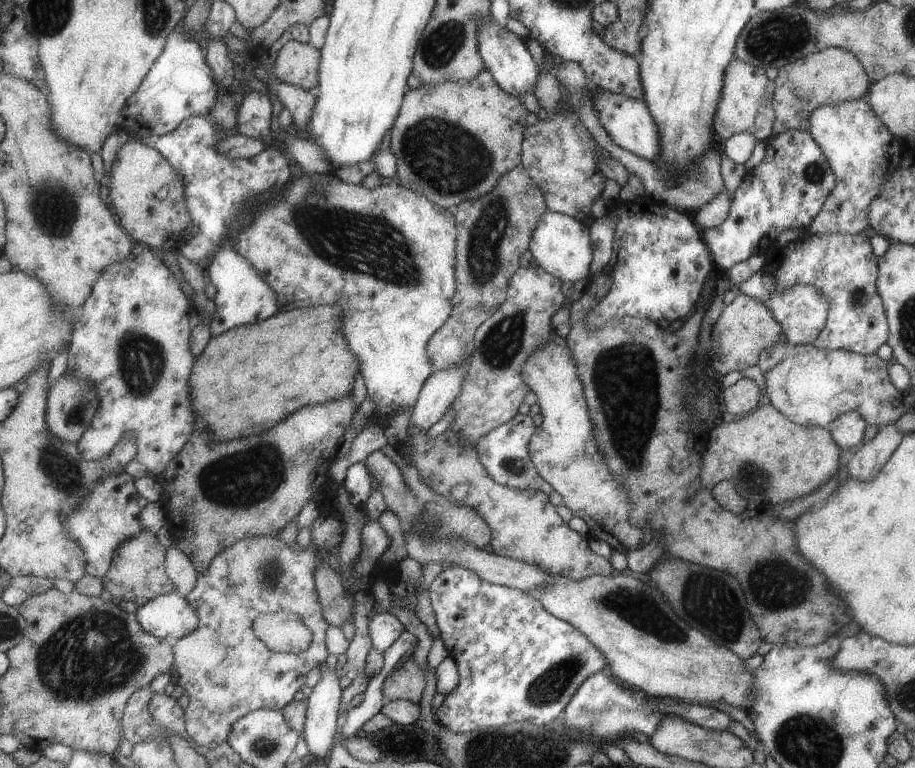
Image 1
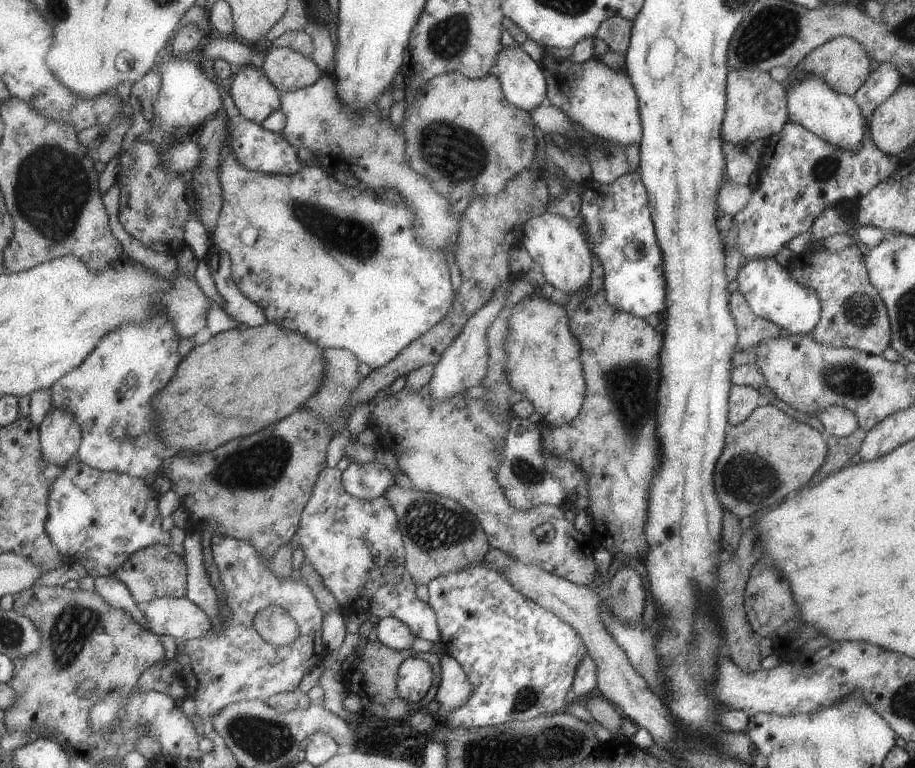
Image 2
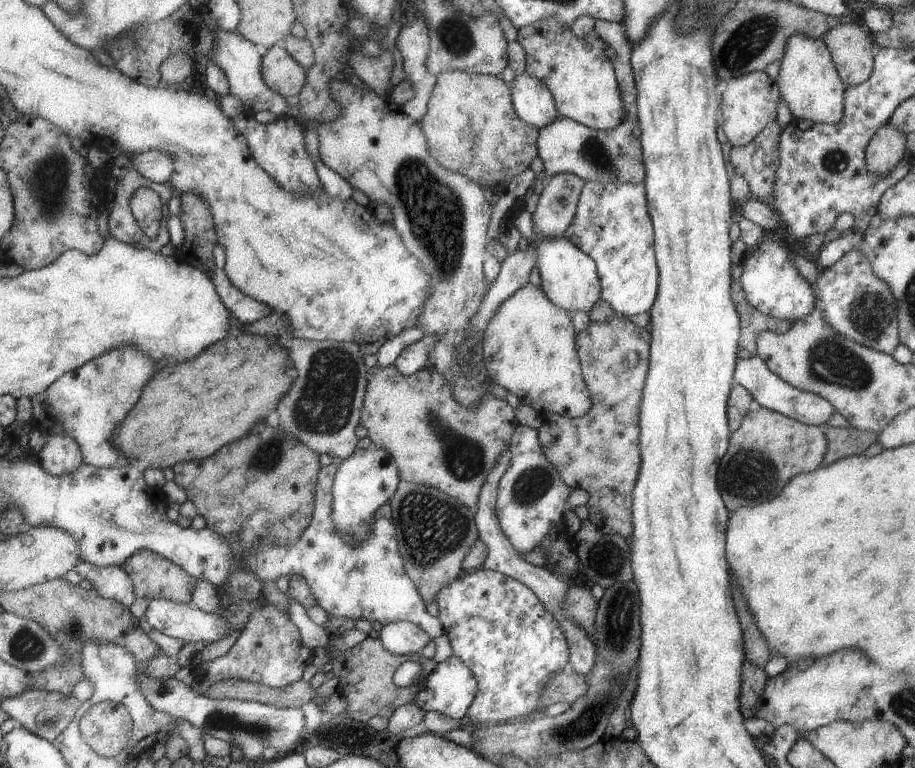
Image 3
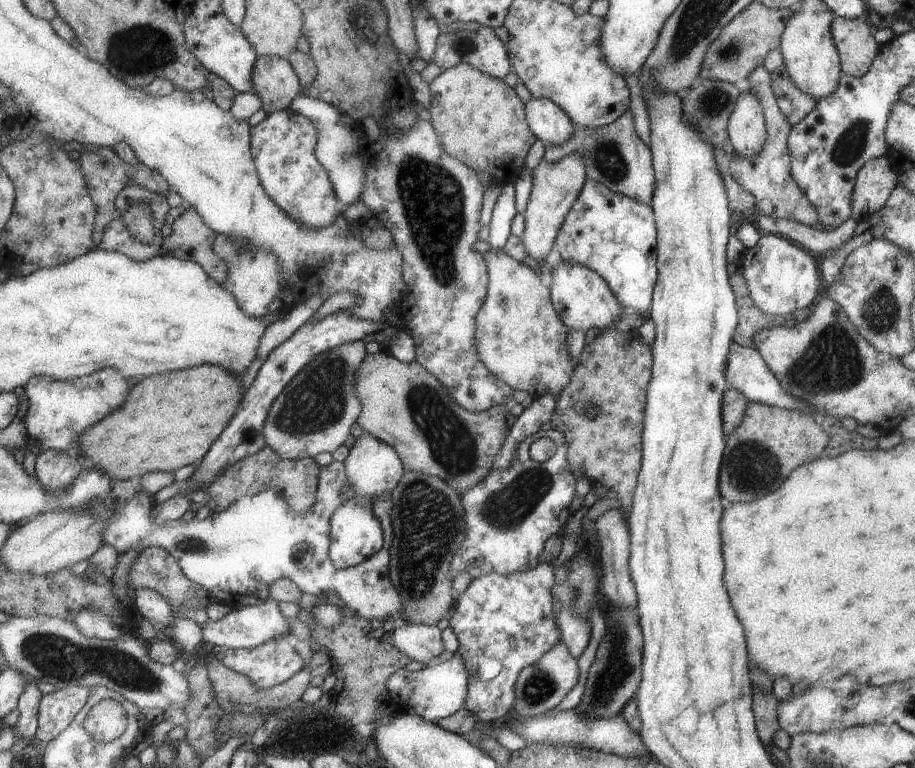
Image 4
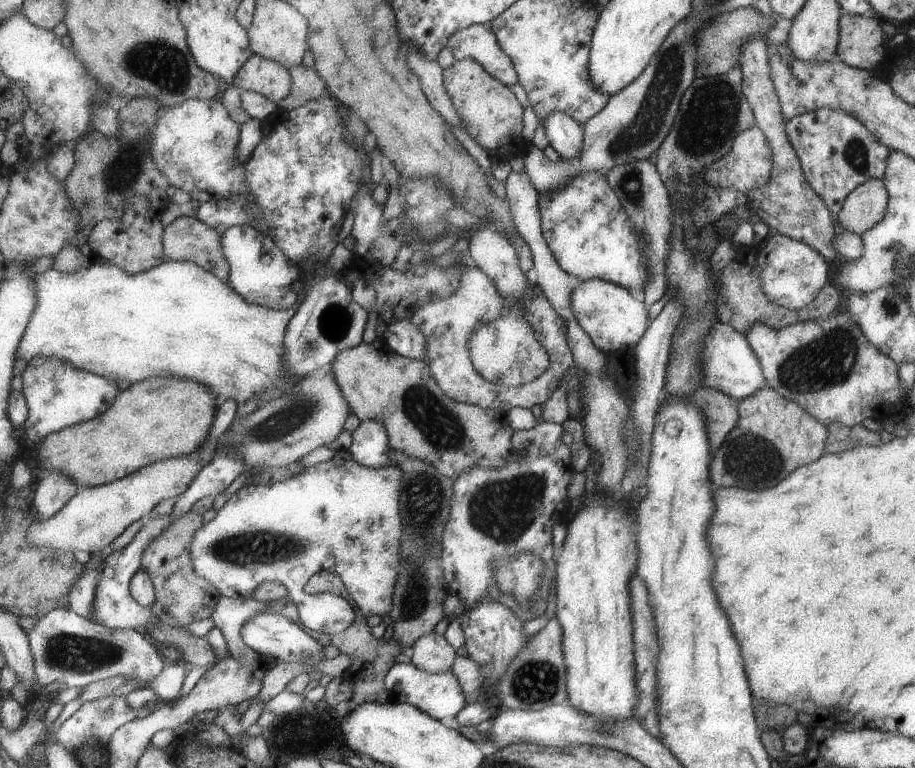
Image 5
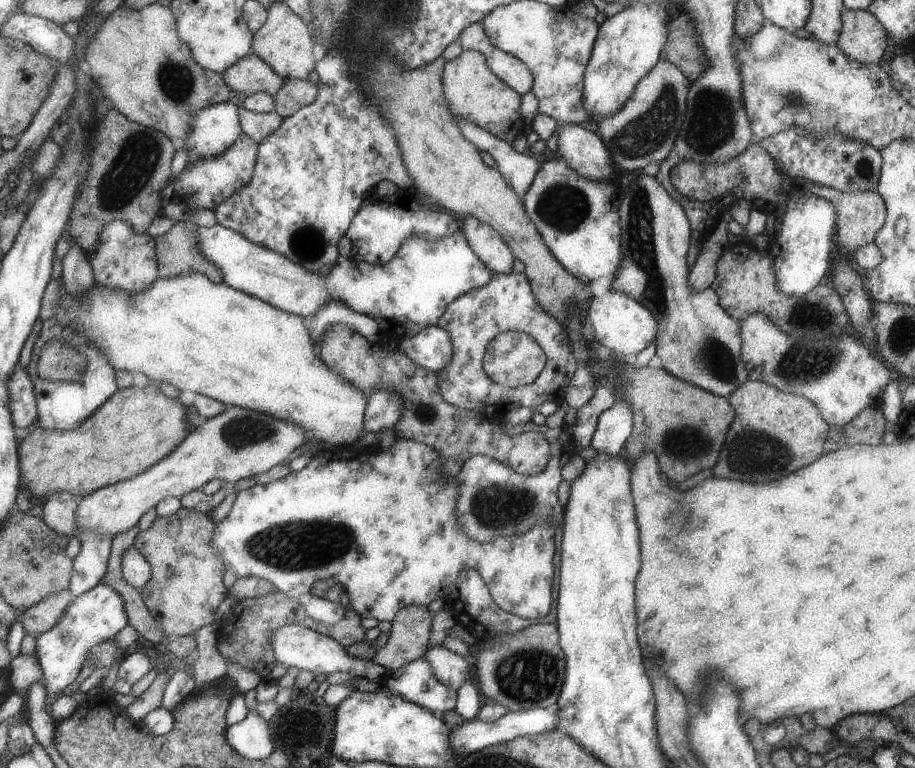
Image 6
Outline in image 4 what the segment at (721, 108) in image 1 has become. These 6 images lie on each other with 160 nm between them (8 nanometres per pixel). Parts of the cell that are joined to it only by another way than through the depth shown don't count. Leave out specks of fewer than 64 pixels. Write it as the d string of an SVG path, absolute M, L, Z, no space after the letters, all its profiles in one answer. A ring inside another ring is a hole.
M748 90L736 98L732 114L728 116L728 137L737 157L756 157L767 139L763 106L759 97Z

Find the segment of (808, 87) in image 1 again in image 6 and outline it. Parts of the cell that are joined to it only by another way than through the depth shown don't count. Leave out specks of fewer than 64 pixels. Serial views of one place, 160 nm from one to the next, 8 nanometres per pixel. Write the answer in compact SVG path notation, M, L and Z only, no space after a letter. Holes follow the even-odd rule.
M843 9L840 12L842 27L836 40L849 59L861 64L877 64L887 46L883 27L867 9Z

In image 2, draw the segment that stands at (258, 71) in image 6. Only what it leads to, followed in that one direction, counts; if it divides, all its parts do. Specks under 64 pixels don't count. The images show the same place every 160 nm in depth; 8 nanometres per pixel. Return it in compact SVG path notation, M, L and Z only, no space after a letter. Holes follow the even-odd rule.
M286 47L261 51L260 69L280 93L311 86L321 72L311 57Z

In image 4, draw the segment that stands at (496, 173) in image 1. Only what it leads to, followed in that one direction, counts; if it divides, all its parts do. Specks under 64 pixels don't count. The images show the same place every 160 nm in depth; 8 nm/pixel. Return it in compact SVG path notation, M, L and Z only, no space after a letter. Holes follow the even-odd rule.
M457 63L428 84L430 92L430 124L450 157L456 157L474 171L481 170L495 180L495 172L503 170L513 180L524 168L529 147L537 138L523 116L523 104L517 94L501 79L481 74L472 65Z

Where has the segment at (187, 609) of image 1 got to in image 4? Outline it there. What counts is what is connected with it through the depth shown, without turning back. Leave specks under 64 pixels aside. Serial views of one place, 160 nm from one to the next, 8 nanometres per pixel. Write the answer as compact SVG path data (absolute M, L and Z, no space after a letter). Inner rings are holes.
M141 587L135 592L134 602L141 616L151 620L153 624L160 624L164 627L172 623L175 612L156 590ZM265 598L261 605L244 606L233 609L216 622L207 620L201 624L202 640L206 646L225 646L227 649L252 649L260 644L289 635L289 625L292 620L284 617L278 609L277 602Z

